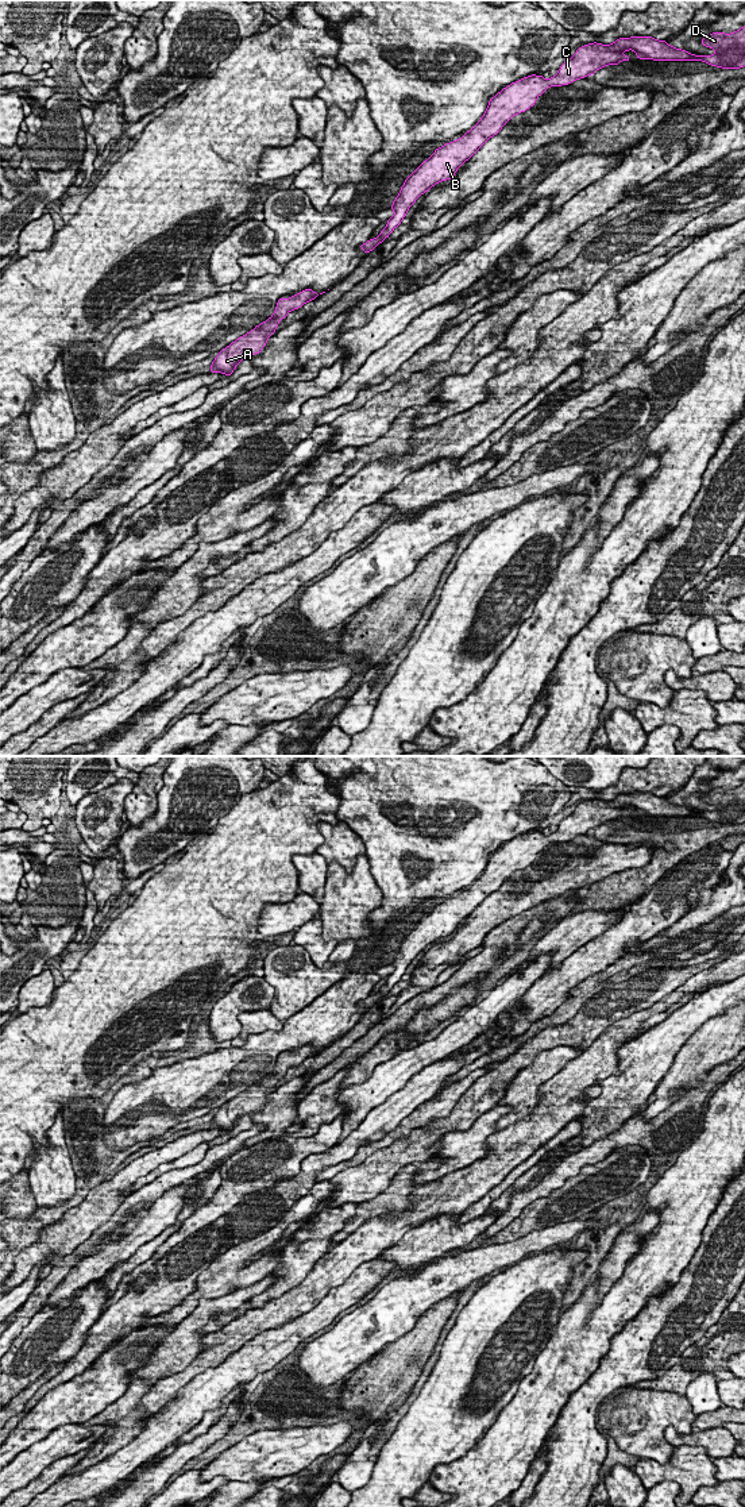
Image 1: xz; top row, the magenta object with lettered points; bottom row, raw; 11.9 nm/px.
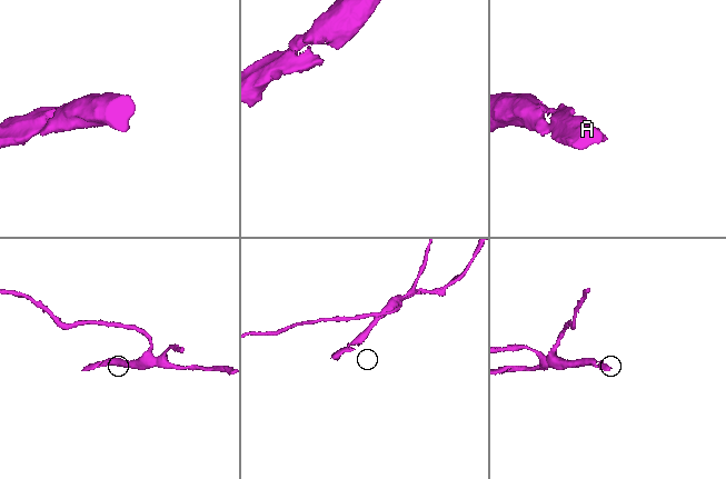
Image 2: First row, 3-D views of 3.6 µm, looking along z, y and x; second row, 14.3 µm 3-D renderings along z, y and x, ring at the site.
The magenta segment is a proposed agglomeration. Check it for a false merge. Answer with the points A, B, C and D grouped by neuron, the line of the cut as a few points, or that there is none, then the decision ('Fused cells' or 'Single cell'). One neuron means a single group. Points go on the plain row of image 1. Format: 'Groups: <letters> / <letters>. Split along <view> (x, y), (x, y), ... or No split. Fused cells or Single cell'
Groups: A B C D. No split. Single cell

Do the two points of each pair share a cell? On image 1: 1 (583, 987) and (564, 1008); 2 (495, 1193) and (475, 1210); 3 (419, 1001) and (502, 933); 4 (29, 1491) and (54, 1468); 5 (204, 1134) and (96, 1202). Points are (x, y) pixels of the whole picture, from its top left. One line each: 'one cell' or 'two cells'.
1: one cell
2: one cell
3: one cell
4: one cell
5: one cell

